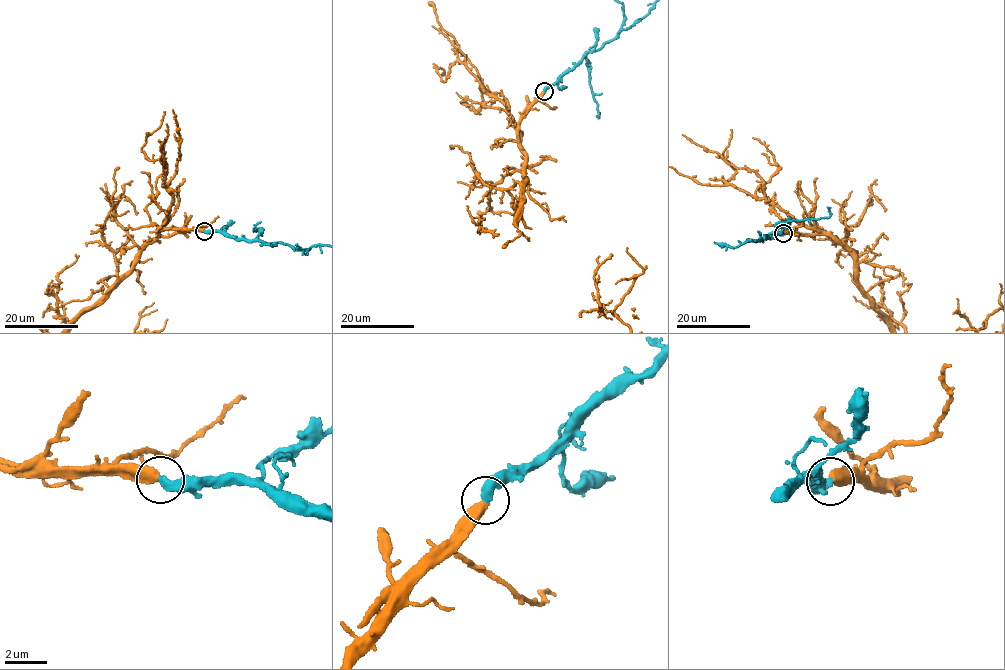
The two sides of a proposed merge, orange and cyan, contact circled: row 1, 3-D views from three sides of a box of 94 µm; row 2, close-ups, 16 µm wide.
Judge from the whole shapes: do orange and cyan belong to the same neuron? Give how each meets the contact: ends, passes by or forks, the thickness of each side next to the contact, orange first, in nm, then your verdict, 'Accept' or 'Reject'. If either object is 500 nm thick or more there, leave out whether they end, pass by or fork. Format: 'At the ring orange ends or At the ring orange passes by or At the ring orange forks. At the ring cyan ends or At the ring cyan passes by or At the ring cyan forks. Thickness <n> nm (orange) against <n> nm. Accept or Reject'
At the ring orange ends. At the ring cyan ends. Thickness 480 nm (orange) against 420 nm. Accept

